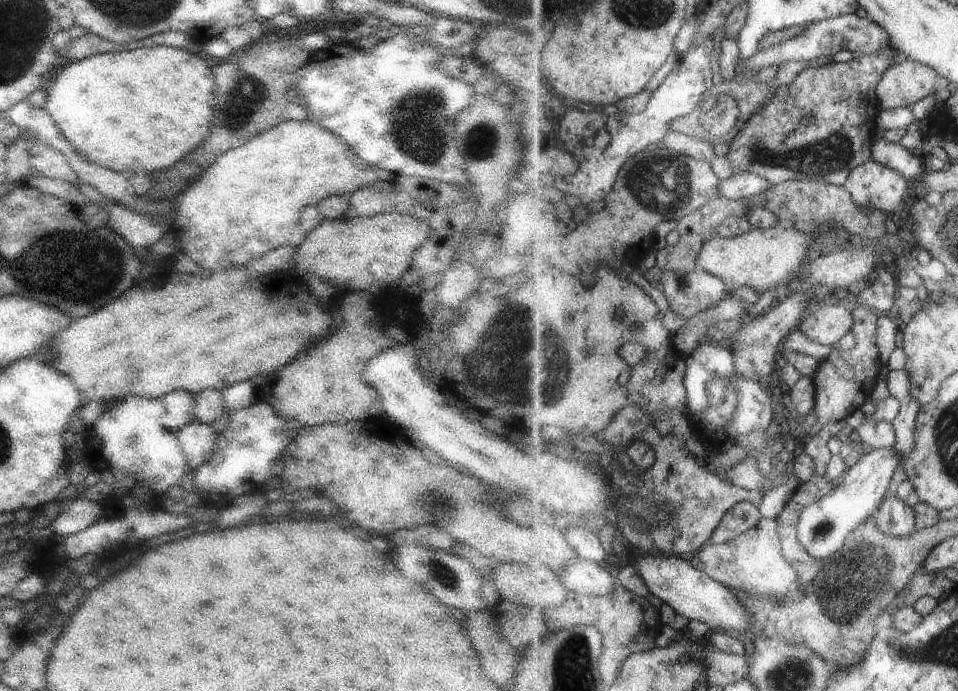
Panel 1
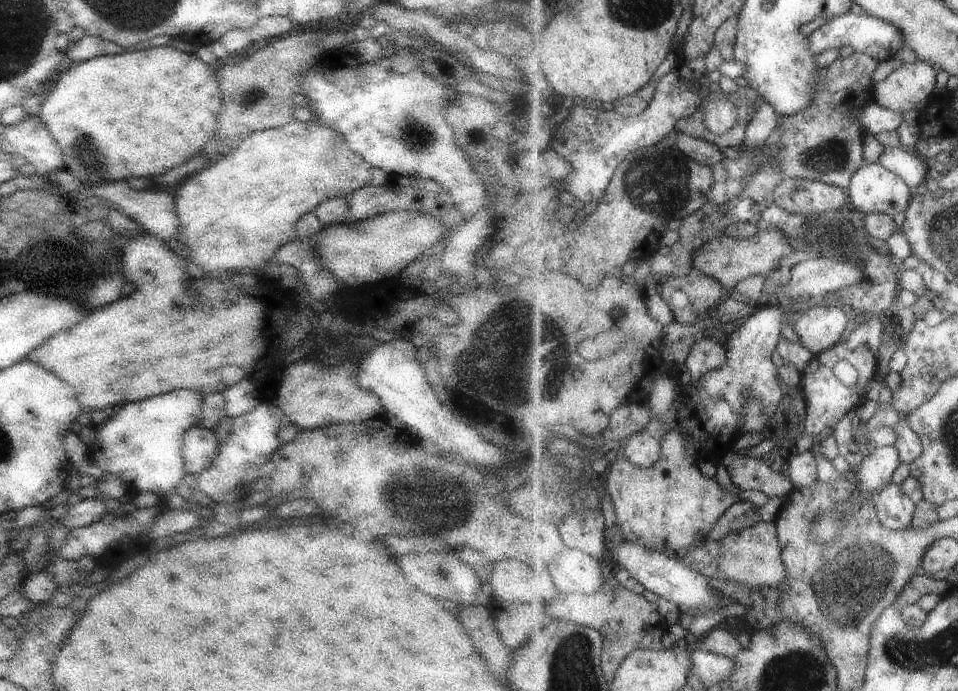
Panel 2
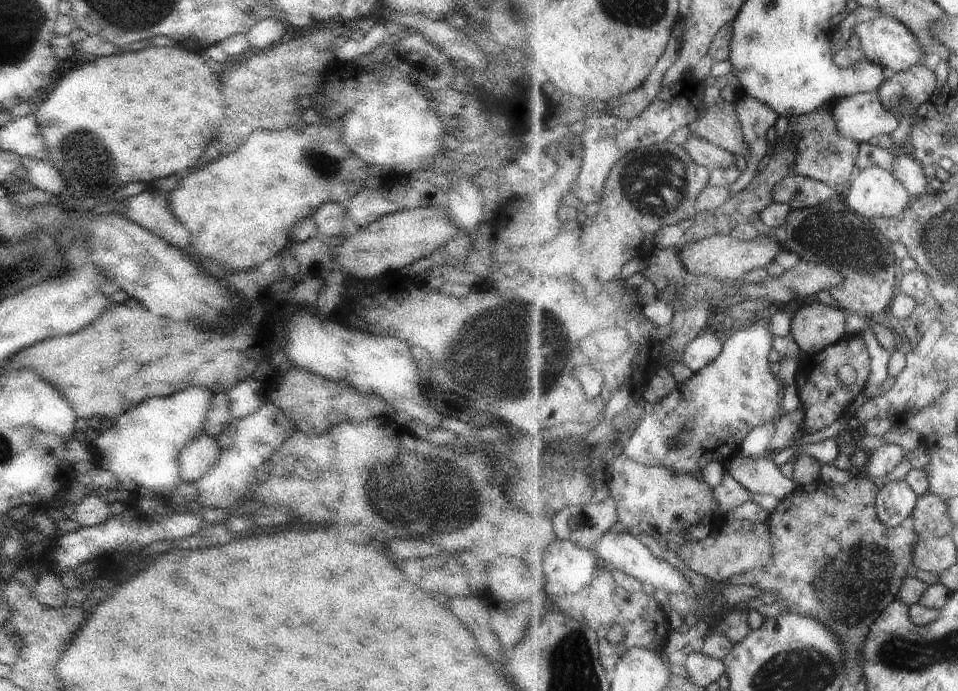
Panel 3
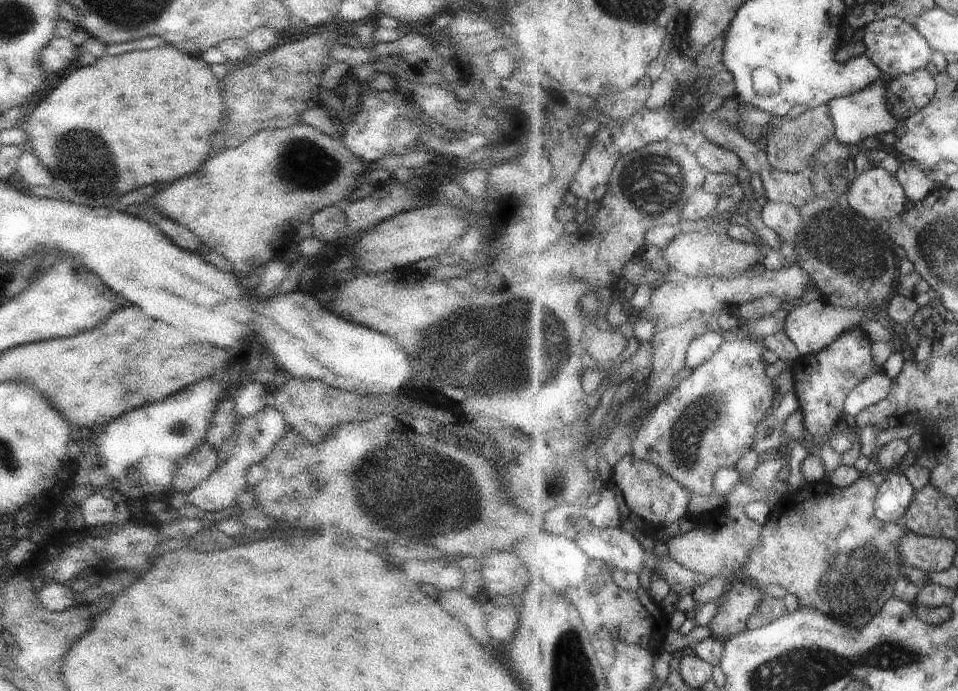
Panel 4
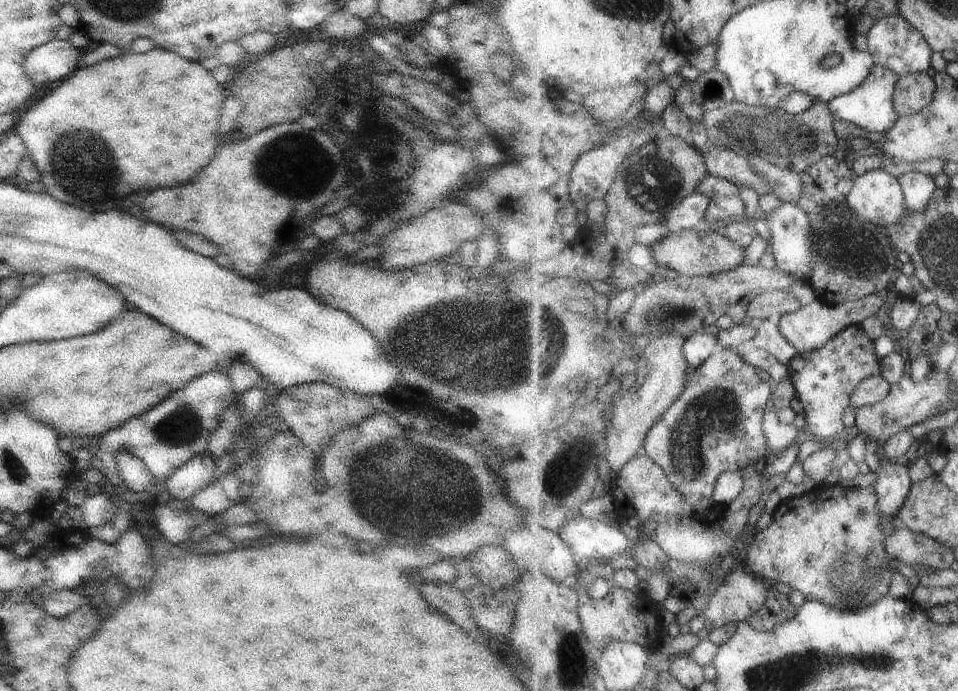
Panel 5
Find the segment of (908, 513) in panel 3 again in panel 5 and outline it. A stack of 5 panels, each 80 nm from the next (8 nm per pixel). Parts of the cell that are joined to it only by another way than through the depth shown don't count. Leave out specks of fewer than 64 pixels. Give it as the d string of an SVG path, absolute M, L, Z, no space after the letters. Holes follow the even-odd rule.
M863 435L867 442L865 462L875 476L872 484L878 498L878 507L882 513L896 519L912 490L913 479L909 465L884 459L882 455L875 453L876 441L868 435Z

